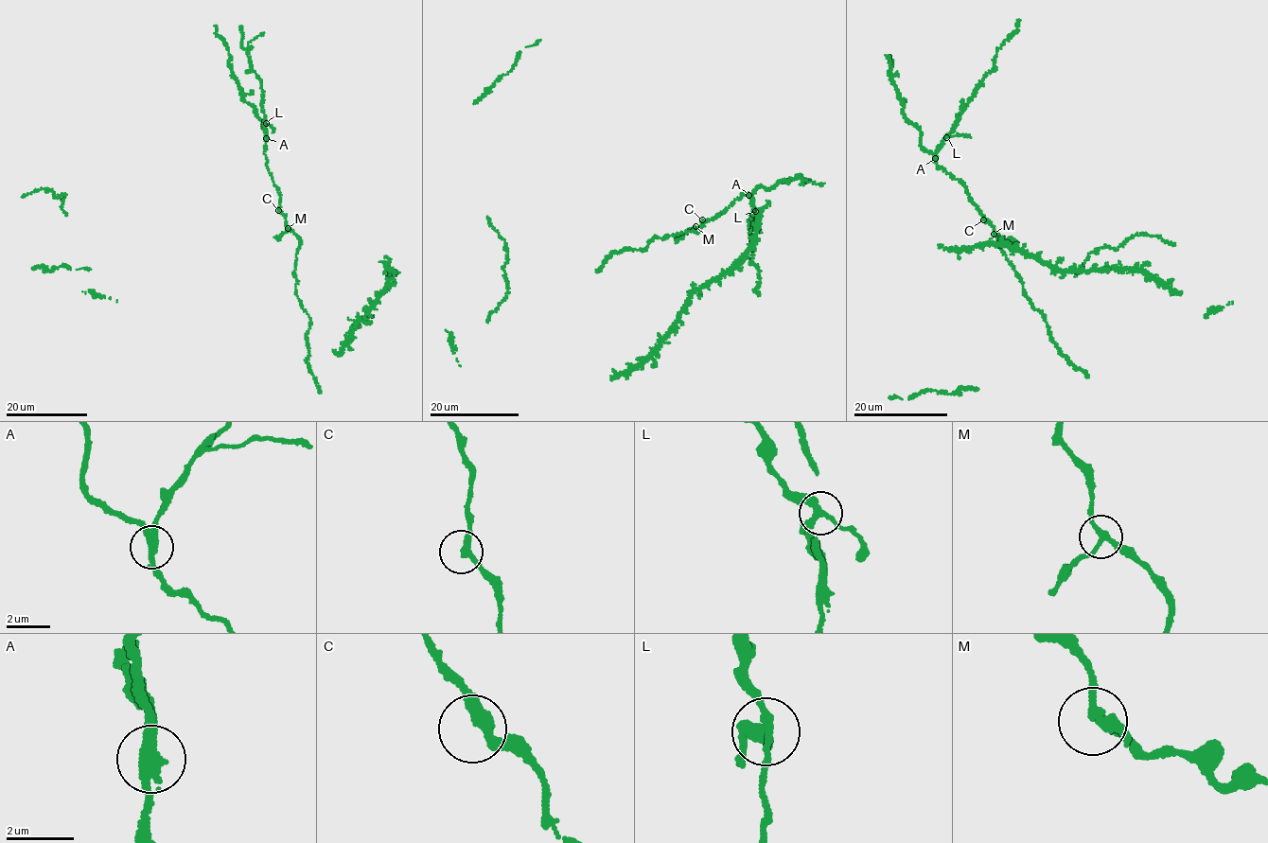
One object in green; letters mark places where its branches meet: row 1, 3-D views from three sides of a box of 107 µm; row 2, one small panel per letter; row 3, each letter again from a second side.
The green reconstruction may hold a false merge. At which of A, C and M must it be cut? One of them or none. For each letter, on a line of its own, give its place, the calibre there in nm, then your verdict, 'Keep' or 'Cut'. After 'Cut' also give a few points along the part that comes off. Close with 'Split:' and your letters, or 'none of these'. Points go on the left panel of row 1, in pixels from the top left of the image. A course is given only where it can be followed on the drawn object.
A: Place: (266, 138). Thickness 280 nm. Cut. Course of the part to remove: (267, 137), (265, 122), (243, 98), (229, 64), (229, 50), (217, 34), (215, 26)
C: Place: (278, 210). Thickness 320 nm. Keep
M: Place: (288, 228). Thickness 200 nm. Keep
Split: A

